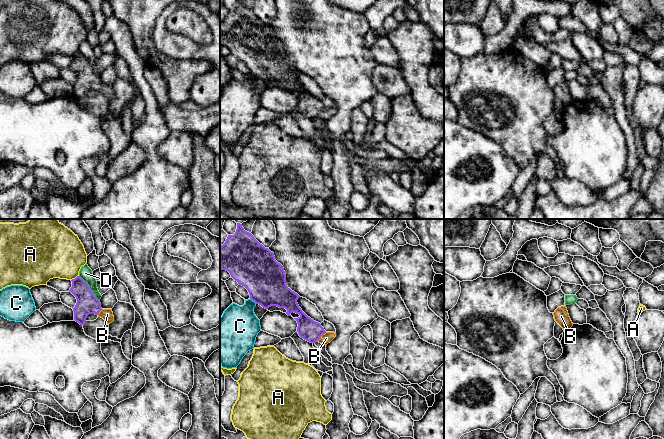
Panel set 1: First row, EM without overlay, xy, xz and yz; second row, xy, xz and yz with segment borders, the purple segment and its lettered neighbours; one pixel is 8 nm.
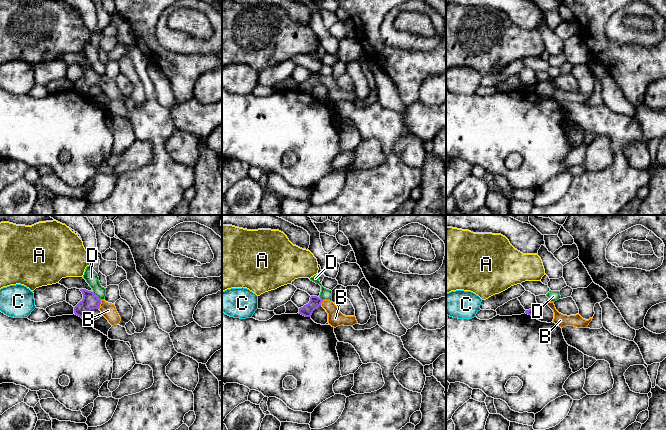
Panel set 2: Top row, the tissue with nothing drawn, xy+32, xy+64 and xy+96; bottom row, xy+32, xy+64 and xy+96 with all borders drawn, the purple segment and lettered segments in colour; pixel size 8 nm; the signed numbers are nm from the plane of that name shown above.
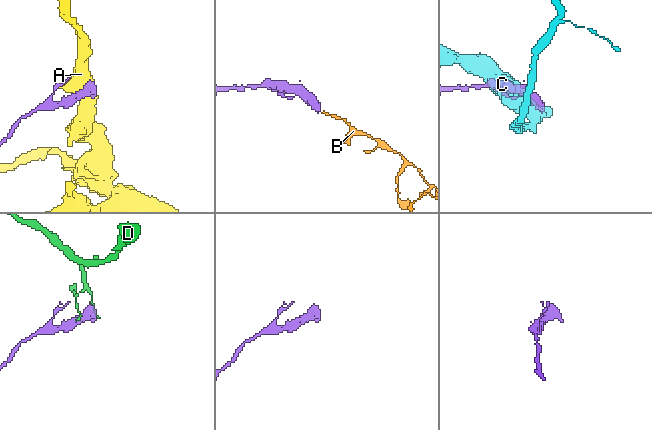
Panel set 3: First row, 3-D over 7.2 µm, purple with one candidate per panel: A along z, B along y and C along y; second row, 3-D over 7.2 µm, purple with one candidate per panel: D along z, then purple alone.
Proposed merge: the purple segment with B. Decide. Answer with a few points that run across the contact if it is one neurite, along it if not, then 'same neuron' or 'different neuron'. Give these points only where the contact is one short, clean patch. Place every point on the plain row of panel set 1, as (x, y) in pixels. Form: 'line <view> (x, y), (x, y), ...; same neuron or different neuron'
line xz (308, 105), (321, 111), (326, 114); same neuron

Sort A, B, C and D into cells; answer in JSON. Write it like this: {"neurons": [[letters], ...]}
{"neurons": [["A"], ["B"], ["C"], ["D"]]}

